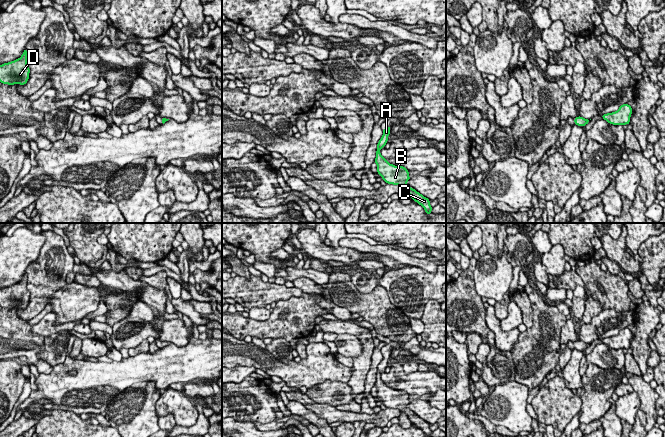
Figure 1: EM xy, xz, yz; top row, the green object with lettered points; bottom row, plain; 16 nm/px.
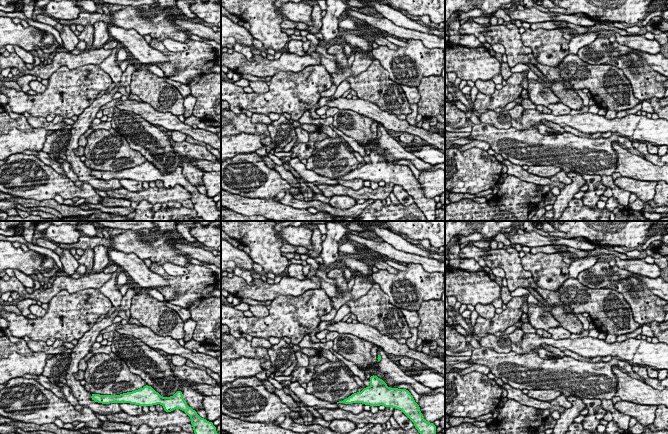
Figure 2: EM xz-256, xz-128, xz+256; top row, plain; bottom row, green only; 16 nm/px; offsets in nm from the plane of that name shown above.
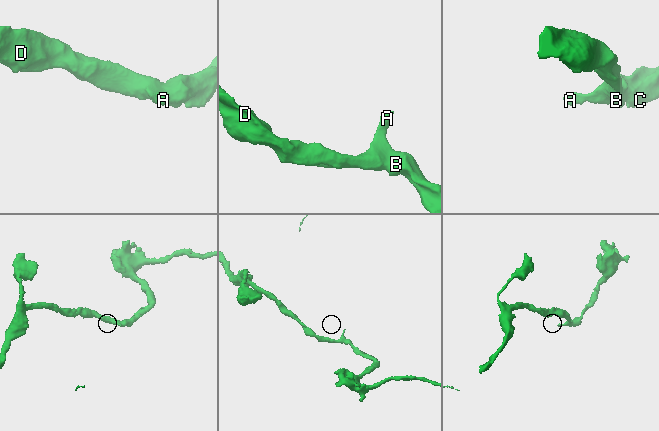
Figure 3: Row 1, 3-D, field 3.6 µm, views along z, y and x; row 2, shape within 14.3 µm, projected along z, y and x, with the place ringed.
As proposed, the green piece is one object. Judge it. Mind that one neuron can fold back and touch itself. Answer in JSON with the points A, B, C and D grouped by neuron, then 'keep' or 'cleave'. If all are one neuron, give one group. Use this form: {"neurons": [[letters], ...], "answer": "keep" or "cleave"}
{"neurons": [["A", "B", "C", "D"]], "answer": "keep"}

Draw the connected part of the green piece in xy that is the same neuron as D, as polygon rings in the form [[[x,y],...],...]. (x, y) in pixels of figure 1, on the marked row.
[[[24,50],[20,58],[0,65],[0,82],[8,85],[25,85],[28,82],[29,73],[27,51]]]

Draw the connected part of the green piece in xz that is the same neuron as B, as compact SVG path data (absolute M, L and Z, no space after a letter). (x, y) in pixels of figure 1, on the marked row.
M391 126L383 129L383 136L378 141L375 163L377 164L377 173L382 177L382 180L387 184L398 185L402 189L405 189L411 199L421 205L425 213L431 214L432 206L430 200L417 192L414 188L411 188L406 182L410 180L409 171L404 166L395 166L390 164L380 153L380 149L384 148L388 142L388 136L390 134Z

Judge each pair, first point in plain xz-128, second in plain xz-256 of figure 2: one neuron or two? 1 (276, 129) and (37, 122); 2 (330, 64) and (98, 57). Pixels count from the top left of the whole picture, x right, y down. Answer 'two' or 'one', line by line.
1: two
2: two

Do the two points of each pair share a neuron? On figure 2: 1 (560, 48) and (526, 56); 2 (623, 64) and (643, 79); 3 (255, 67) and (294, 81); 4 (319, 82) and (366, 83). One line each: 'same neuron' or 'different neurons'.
1: different neurons
2: same neuron
3: different neurons
4: different neurons

